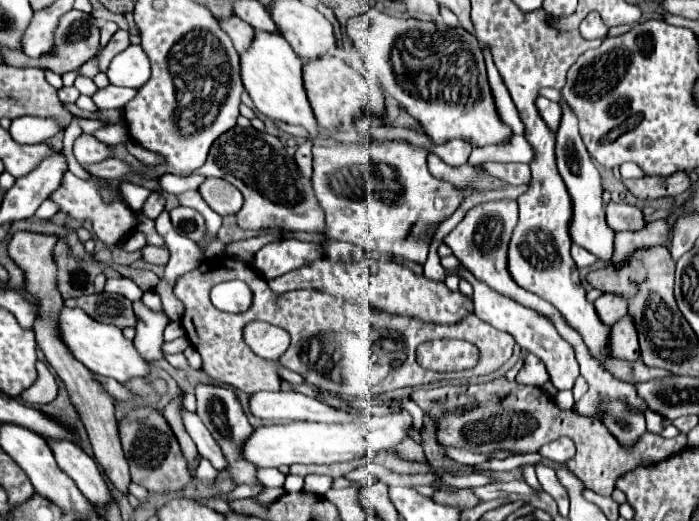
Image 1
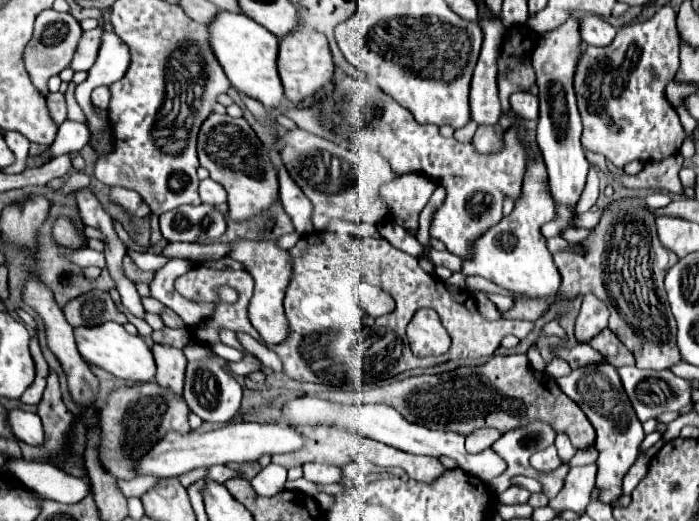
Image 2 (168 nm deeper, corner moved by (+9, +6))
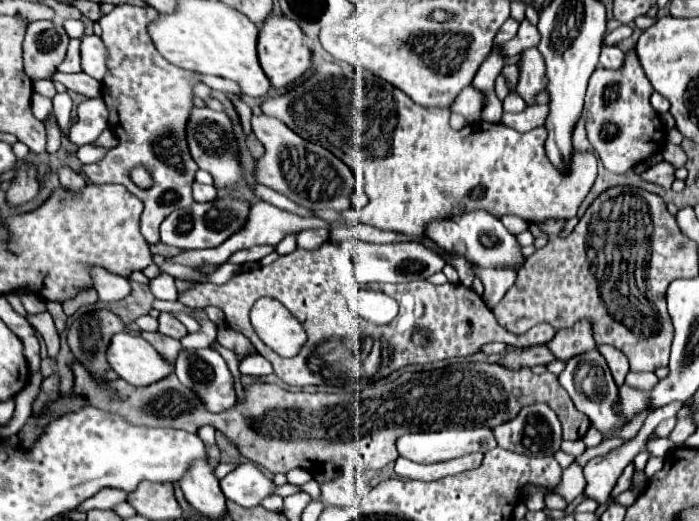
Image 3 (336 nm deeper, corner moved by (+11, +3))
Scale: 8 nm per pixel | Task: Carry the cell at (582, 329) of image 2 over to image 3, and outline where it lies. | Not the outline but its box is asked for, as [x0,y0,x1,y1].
[547,324,595,360]

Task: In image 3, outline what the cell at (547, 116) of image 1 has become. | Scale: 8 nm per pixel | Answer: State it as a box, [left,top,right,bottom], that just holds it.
[503,94,527,112]

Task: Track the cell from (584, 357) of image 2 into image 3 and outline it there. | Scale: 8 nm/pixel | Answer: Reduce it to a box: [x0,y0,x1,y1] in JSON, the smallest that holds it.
[497,346,553,370]

